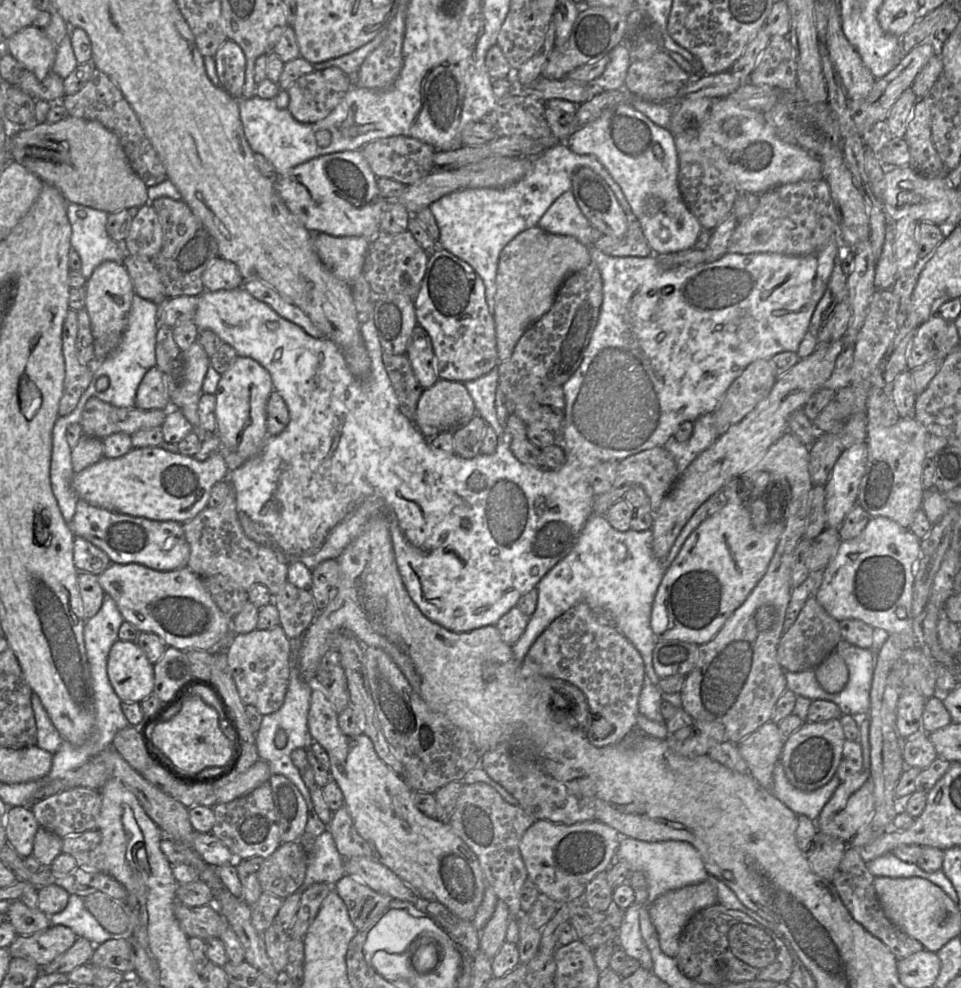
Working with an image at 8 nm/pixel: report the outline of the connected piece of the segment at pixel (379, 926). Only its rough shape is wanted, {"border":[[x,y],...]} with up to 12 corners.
{"border":[[390,909],[369,931],[367,963],[377,951],[399,954],[417,939],[446,932],[430,918]]}

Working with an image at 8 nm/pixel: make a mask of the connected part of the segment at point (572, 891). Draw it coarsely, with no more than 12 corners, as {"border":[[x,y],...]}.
{"border":[[536,820],[519,850],[528,879],[580,903],[615,861],[619,833],[599,821]]}

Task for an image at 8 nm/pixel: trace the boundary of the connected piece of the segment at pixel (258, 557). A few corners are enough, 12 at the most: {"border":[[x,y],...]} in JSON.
{"border":[[231,486],[183,523],[187,567],[273,597],[288,563],[244,533]]}

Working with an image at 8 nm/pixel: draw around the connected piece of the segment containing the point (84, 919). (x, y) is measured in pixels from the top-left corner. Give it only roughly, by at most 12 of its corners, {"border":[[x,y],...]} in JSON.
{"border":[[69,895],[67,906],[50,916],[51,925],[69,927],[77,937],[100,945],[114,934]]}

